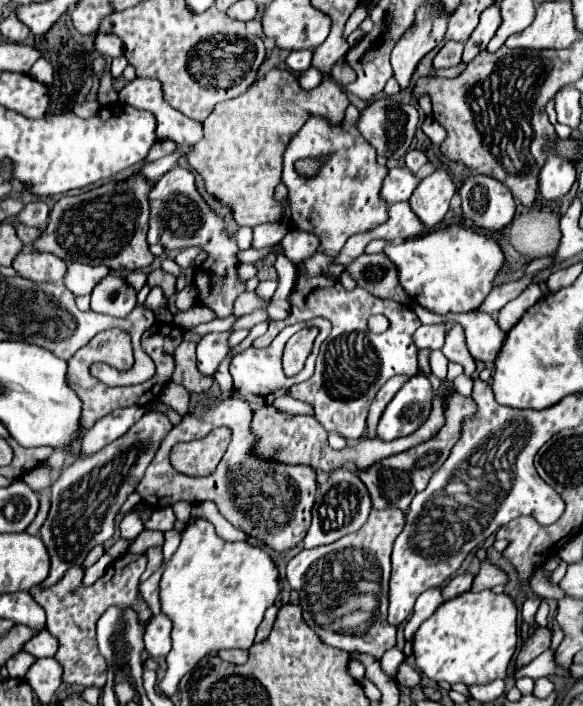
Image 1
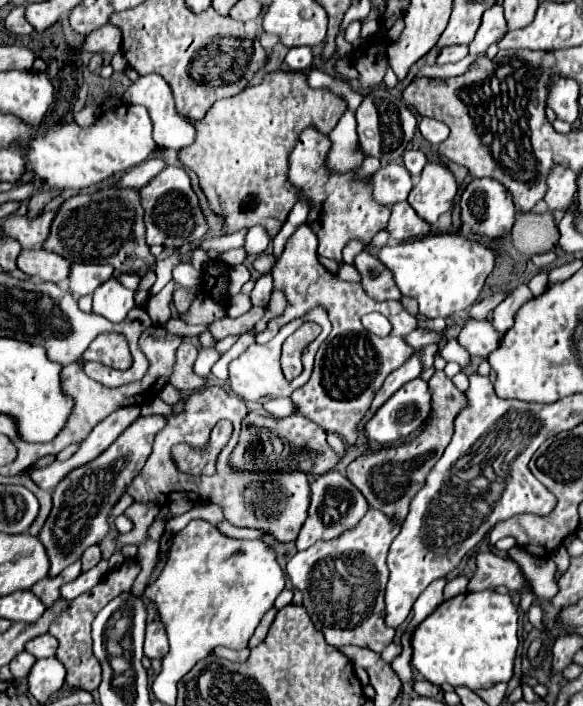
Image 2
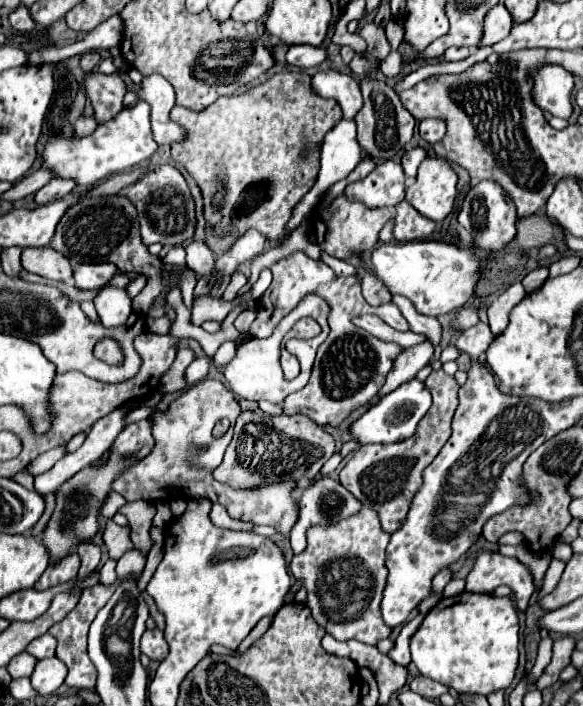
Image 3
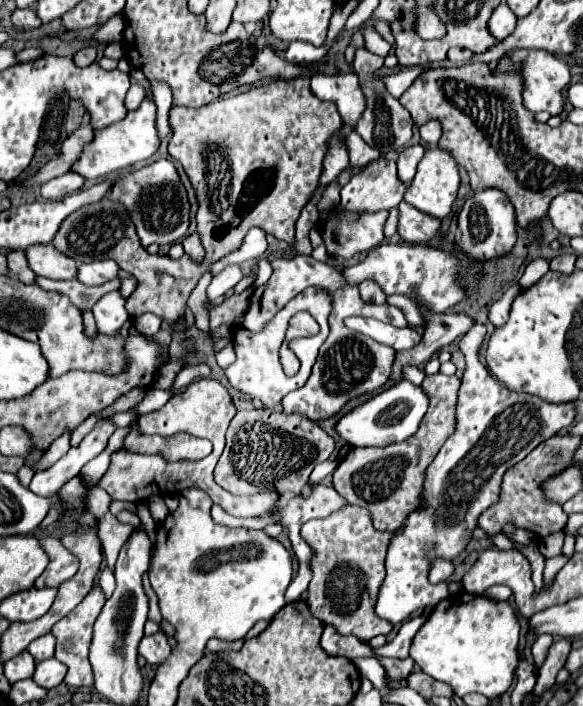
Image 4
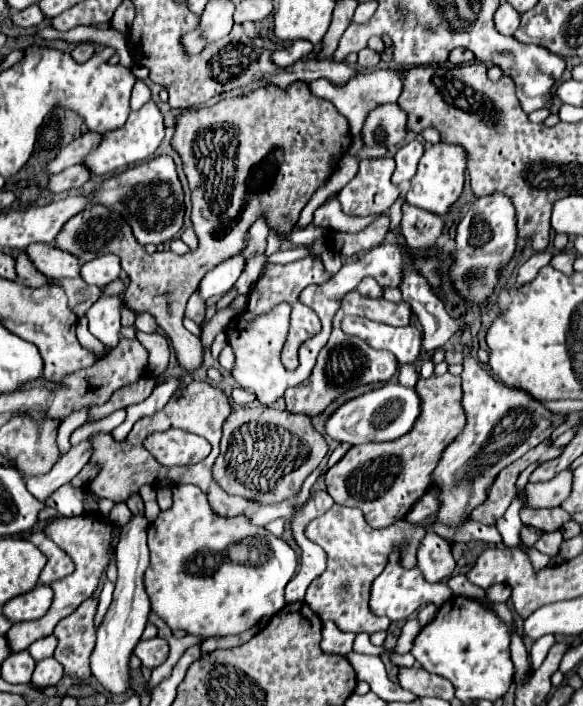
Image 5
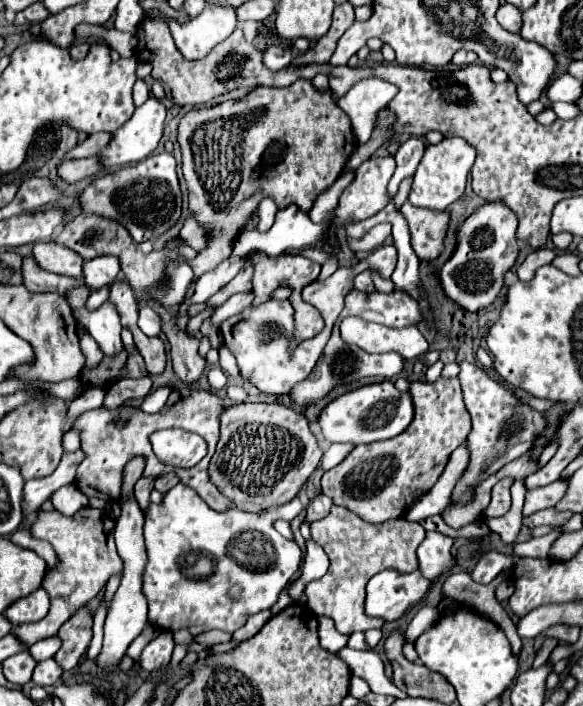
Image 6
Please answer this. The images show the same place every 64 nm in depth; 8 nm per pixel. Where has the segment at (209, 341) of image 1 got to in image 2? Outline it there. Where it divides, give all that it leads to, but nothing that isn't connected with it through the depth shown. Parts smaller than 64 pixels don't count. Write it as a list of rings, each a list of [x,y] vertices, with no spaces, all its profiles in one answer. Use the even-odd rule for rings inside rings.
[[[216,344],[214,346],[210,346],[210,348],[200,348],[198,350],[198,360],[196,360],[196,368],[194,368],[194,372],[198,374],[198,376],[208,376],[210,374],[210,368],[218,362],[218,358],[220,358],[220,352],[216,350]]]

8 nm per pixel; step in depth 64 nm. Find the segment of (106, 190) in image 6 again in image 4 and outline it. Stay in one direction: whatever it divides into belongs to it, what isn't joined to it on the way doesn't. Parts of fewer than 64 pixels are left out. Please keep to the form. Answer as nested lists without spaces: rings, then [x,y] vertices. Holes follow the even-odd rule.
[[[158,160],[150,166],[144,166],[124,178],[120,178],[112,192],[110,200],[118,200],[126,204],[132,222],[136,224],[136,232],[140,236],[142,246],[150,244],[174,244],[182,242],[184,236],[188,236],[190,226],[190,202],[184,184],[180,182],[180,176],[170,160]]]

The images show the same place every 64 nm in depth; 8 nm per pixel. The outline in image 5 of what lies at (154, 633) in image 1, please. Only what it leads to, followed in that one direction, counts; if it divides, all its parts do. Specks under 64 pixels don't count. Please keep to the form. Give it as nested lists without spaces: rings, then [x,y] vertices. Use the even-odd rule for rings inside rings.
[[[154,636],[150,640],[140,640],[134,654],[142,660],[142,664],[146,668],[156,668],[160,666],[162,662],[166,662],[168,658],[168,642],[160,636]]]

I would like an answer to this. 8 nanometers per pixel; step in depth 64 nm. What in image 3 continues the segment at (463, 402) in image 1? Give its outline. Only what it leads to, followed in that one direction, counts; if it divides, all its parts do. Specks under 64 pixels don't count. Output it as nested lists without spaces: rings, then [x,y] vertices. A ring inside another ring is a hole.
[[[434,370],[428,380],[426,388],[432,394],[432,406],[426,416],[420,420],[416,434],[408,440],[396,444],[378,444],[378,446],[362,446],[352,458],[344,464],[340,472],[340,482],[348,488],[364,506],[376,510],[380,514],[380,522],[386,532],[396,532],[408,514],[410,502],[416,490],[422,486],[422,472],[432,460],[438,456],[442,446],[450,438],[450,422],[458,406],[458,384],[452,376],[444,370]]]

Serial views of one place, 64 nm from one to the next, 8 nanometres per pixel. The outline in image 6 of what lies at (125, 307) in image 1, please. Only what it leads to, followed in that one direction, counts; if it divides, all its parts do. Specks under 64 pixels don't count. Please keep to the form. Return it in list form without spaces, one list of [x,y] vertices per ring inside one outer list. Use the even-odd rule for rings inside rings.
[[[110,300],[104,302],[94,312],[90,312],[86,308],[74,310],[74,316],[82,326],[86,326],[86,330],[100,344],[100,348],[106,356],[114,356],[120,352],[120,348],[122,348],[122,340],[120,340],[122,326],[120,326],[116,306]]]

